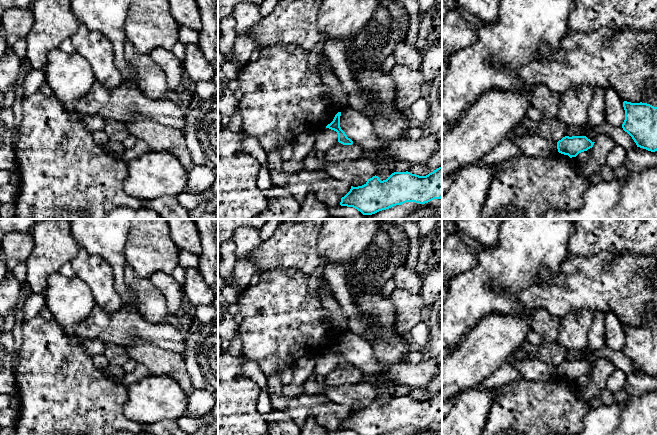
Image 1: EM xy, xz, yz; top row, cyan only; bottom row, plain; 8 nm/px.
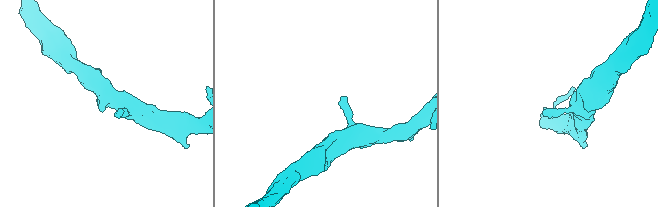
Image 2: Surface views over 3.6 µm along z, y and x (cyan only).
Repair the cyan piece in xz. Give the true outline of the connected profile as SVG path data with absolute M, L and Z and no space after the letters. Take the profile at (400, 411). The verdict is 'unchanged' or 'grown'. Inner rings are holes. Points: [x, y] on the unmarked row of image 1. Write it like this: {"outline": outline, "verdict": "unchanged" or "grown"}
{"outline": "M442 391L426 400L406 396L394 396L381 405L373 400L341 422L340 429L358 435L382 435L406 426L428 427L442 422Z", "verdict": "unchanged"}

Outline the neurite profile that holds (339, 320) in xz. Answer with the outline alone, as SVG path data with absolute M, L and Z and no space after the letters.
M323 276L319 282L321 304L331 316L334 331L341 336L348 331L348 320L342 306L336 298L326 290L327 286L327 281Z

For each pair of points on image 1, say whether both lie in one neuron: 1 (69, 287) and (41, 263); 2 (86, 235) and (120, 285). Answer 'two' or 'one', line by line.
1: two
2: one

